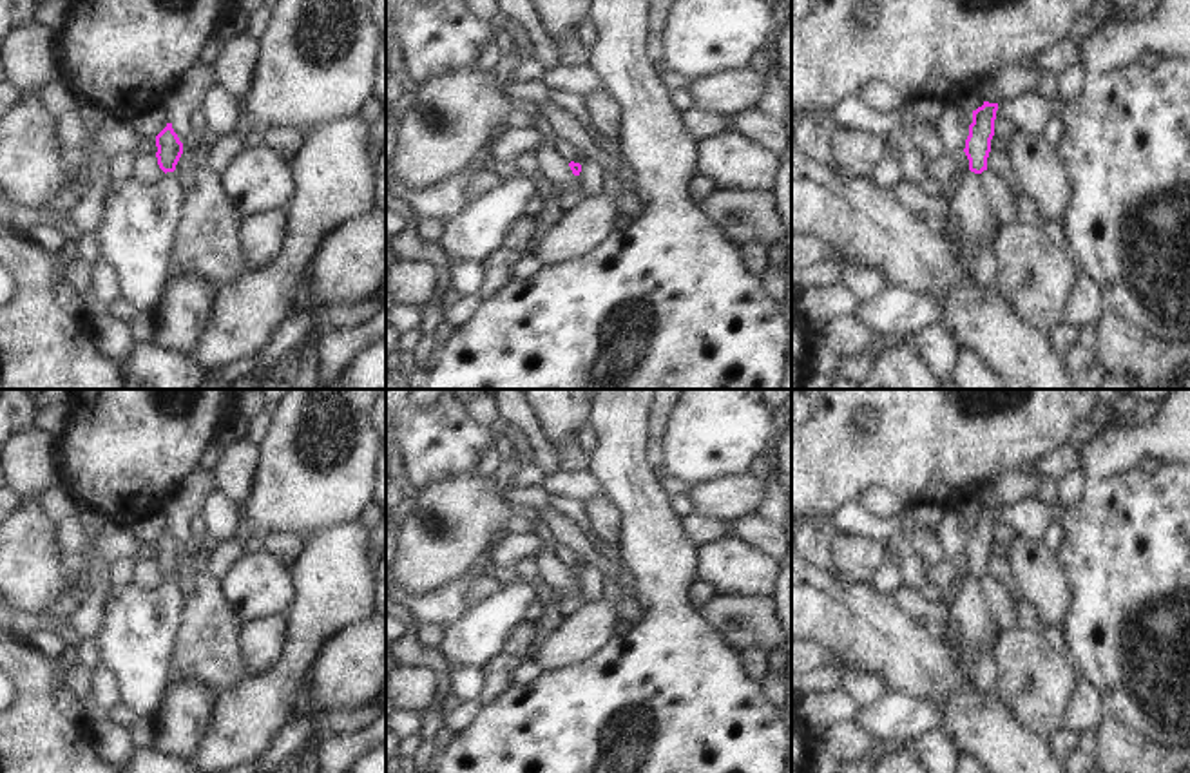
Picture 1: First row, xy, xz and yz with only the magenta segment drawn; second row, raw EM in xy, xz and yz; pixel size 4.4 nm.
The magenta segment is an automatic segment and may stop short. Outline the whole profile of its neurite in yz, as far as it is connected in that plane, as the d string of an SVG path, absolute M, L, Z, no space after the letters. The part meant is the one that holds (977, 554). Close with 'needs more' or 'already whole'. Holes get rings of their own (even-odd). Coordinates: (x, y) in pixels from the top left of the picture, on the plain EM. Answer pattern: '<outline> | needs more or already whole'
M984 507L973 516L973 529L965 545L969 576L962 581L962 590L949 610L951 637L945 641L947 652L956 670L971 681L971 661L982 652L994 652L1002 628L987 610L987 599L980 590L980 579L987 576L991 545L994 541L998 509Z | needs more

